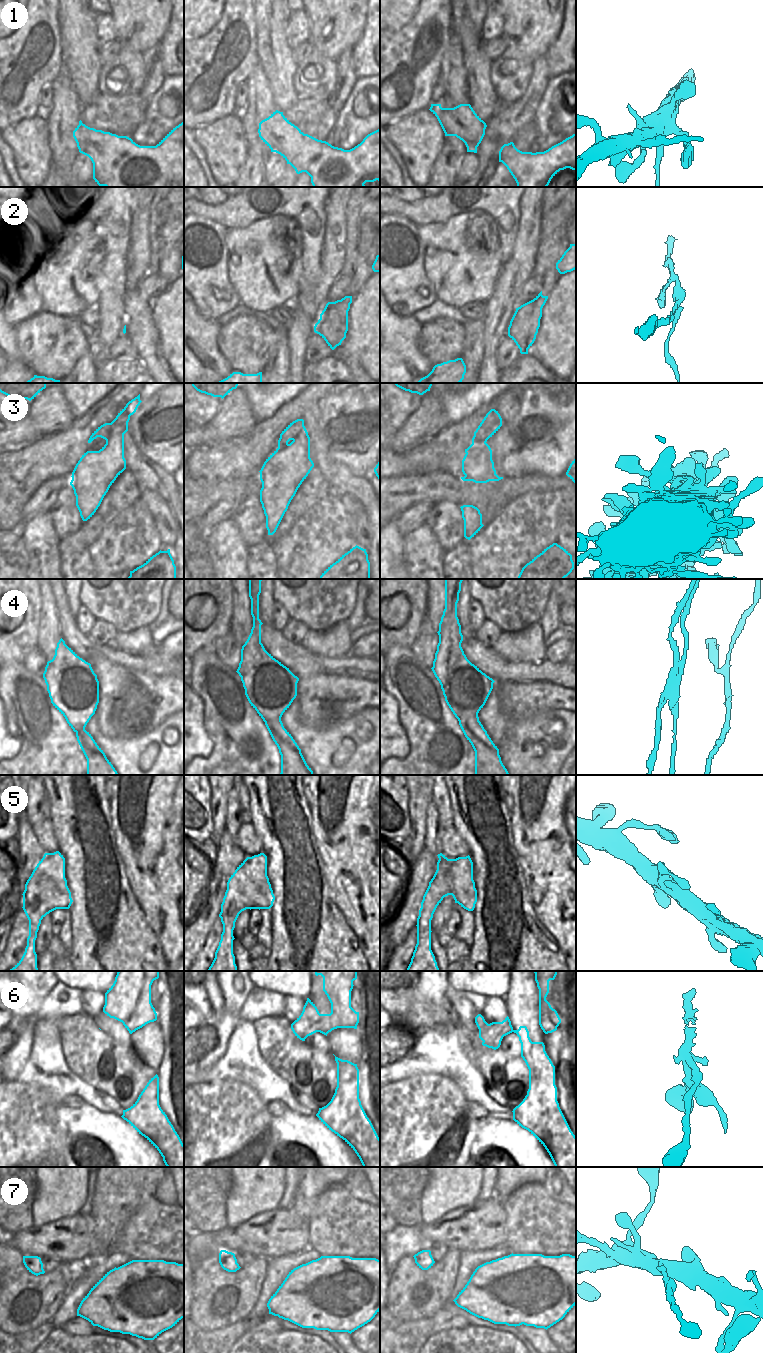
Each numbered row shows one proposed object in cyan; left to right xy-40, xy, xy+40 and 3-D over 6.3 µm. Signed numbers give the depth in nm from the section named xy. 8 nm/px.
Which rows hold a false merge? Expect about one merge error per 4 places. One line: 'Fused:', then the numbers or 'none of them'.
Fused: 2, 4, 6

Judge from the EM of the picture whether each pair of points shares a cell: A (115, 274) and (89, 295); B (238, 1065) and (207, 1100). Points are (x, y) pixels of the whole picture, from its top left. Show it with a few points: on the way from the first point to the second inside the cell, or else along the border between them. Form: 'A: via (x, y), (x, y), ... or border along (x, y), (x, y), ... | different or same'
A: border along (102, 265), (94, 277), (99, 293), (95, 305) | different
B: border along (203, 1081), (239, 1080), (249, 1085) | different

